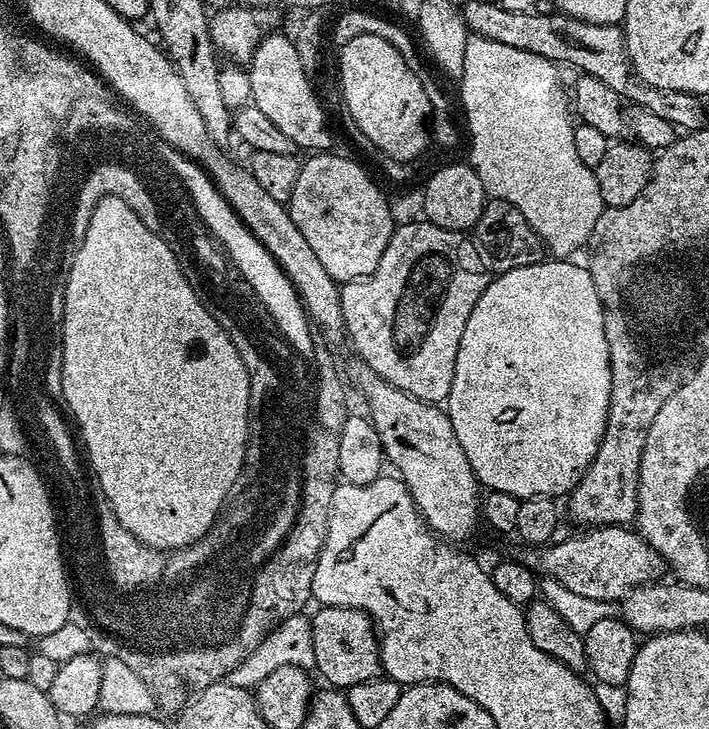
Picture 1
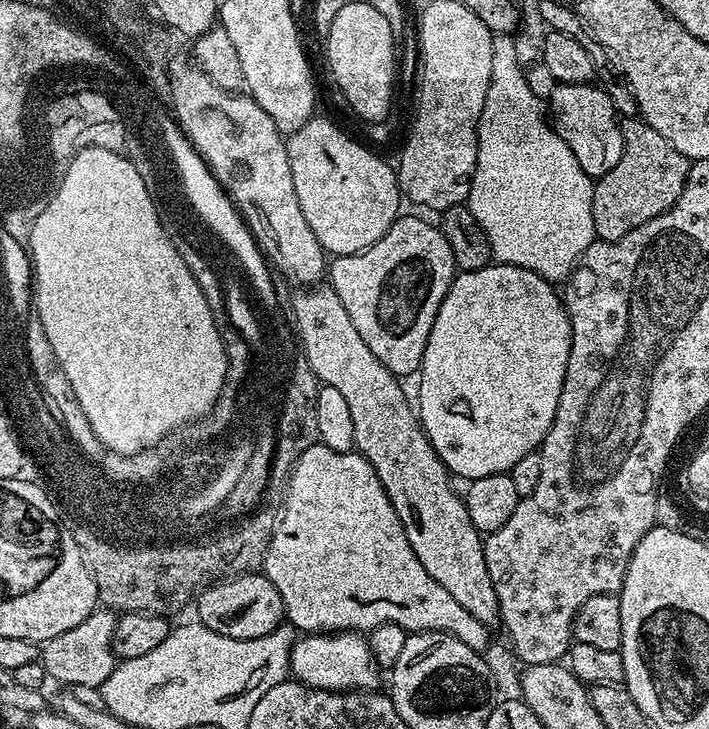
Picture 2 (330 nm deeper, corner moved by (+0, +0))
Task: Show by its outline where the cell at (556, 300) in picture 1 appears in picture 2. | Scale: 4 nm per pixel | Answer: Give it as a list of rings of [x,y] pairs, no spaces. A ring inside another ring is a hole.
[[[493,262],[482,266],[482,270],[460,272],[452,279],[450,290],[446,290],[446,298],[442,298],[442,306],[438,306],[434,326],[430,326],[430,338],[426,338],[426,350],[422,354],[418,373],[420,389],[417,390],[416,396],[414,392],[414,404],[418,409],[421,428],[434,446],[438,458],[447,466],[453,477],[461,476],[464,482],[471,482],[478,478],[486,478],[490,474],[511,473],[514,462],[519,462],[522,458],[526,458],[526,454],[537,451],[546,438],[554,422],[554,414],[558,410],[558,398],[562,394],[562,382],[566,378],[566,366],[570,358],[572,341],[565,301],[563,299],[560,301],[559,294],[552,288],[555,287],[538,274],[534,274],[534,270]]]

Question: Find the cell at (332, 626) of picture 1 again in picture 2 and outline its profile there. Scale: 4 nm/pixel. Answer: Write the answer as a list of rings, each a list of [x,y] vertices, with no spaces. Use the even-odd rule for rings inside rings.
[[[259,571],[245,572],[207,585],[195,597],[195,604],[196,612],[200,615],[197,616],[199,623],[235,640],[262,638],[286,620],[282,594],[278,594],[278,590],[274,590],[274,582],[270,582],[270,578]]]

